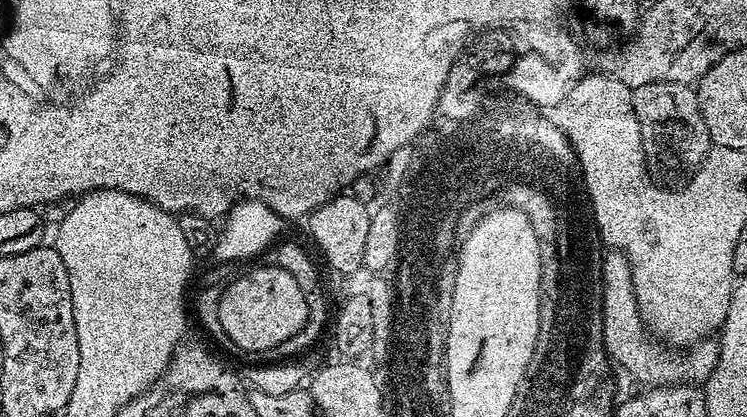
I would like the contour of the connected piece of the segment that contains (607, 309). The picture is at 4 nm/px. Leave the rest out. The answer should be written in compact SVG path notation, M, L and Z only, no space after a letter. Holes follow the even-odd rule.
M609 251L603 257L604 346L613 365L621 364L640 386L663 386L681 382L704 382L718 362L720 345L715 339L700 340L683 354L667 356L655 348L646 325L636 309L632 272L622 252ZM652 344L653 345L652 345ZM700 380L700 381L696 381Z

